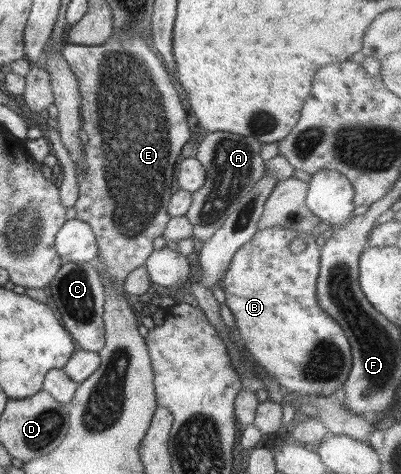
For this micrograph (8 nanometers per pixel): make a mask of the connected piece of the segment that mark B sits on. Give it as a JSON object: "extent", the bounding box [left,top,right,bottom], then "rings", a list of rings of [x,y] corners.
{"extent":[223,226,352,396],"rings":[[[273,226],[257,229],[249,242],[241,245],[235,252],[223,278],[225,285],[225,305],[231,309],[240,339],[255,361],[261,365],[271,378],[275,378],[289,392],[297,395],[331,396],[344,387],[352,368],[350,343],[341,326],[317,303],[317,280],[320,272],[321,252],[317,246],[316,235],[307,232],[300,237],[306,243],[303,253],[293,253],[289,249],[291,241],[299,232]]]}

